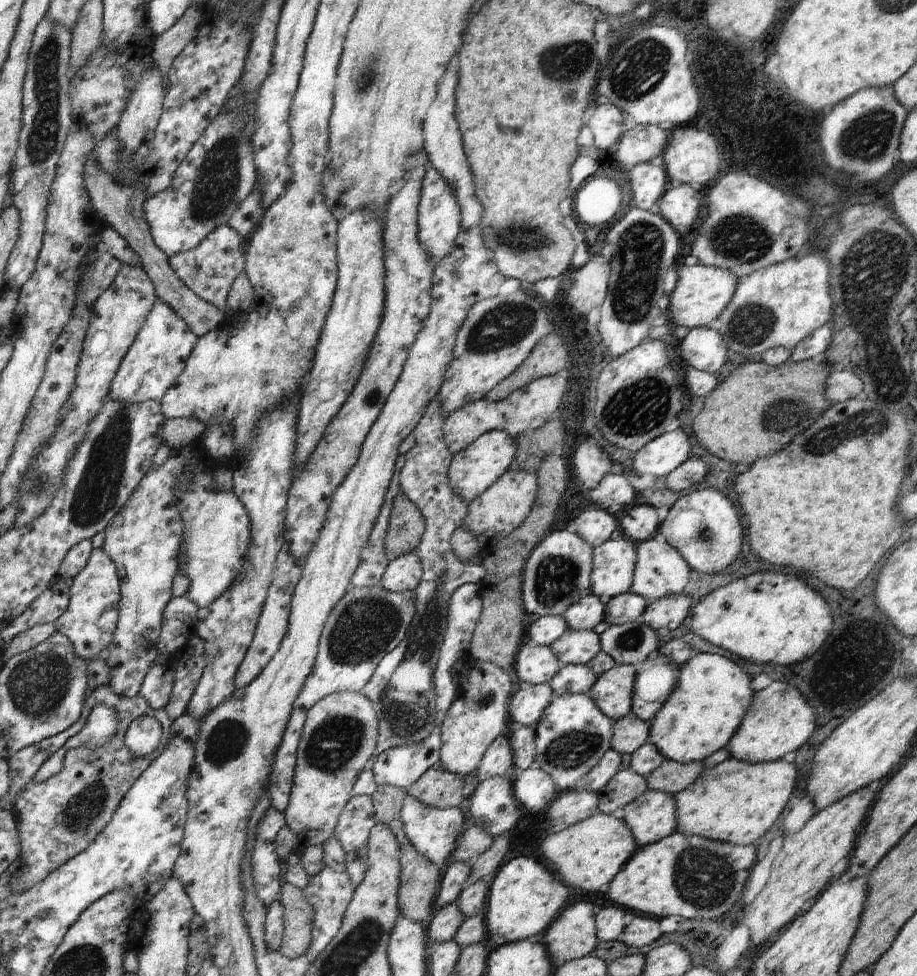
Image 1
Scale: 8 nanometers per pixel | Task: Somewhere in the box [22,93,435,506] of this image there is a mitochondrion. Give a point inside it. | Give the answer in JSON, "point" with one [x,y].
{"point":[216,184]}

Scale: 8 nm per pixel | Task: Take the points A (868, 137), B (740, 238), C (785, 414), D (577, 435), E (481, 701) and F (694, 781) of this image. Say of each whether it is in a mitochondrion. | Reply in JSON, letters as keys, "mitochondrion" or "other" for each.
{"A":"mitochondrion","B":"mitochondrion","C":"mitochondrion","D":"other","E":"mitochondrion","F":"other"}

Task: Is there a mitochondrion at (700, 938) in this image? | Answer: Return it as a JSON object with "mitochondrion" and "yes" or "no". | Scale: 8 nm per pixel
{"mitochondrion":"no"}

